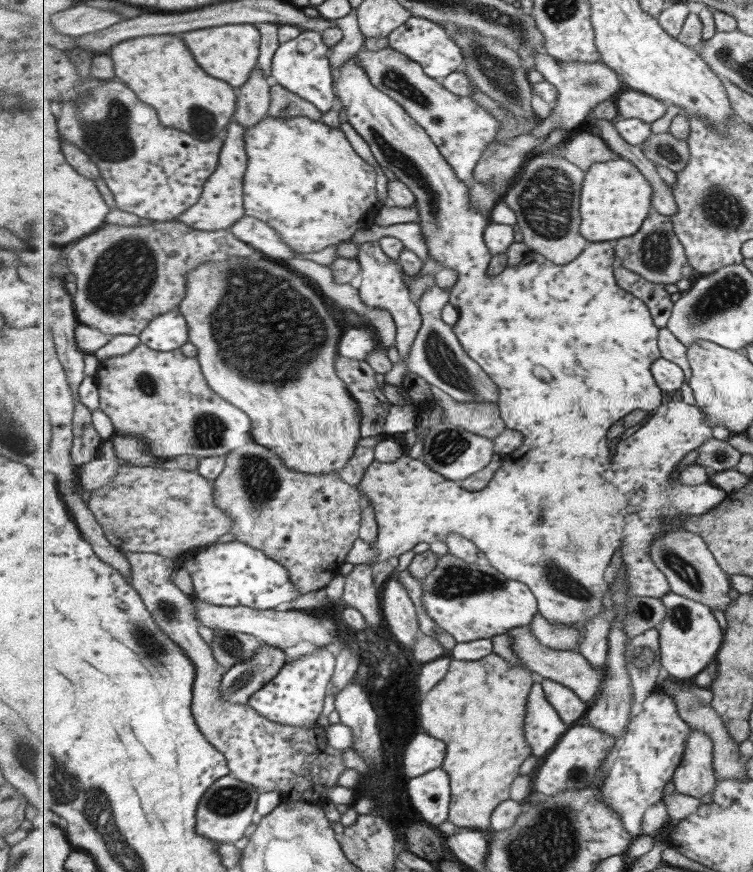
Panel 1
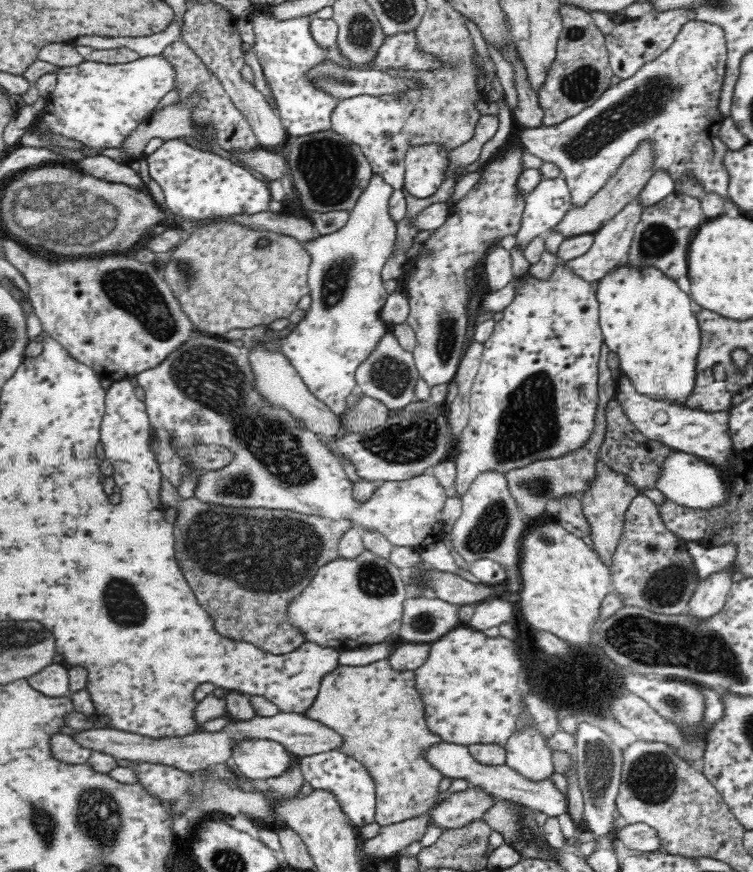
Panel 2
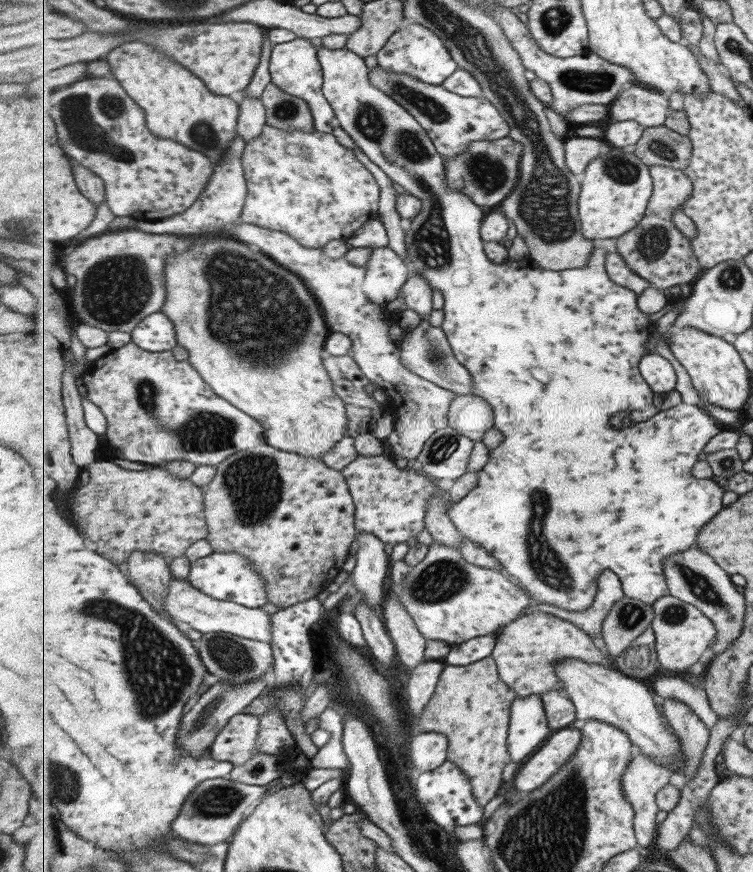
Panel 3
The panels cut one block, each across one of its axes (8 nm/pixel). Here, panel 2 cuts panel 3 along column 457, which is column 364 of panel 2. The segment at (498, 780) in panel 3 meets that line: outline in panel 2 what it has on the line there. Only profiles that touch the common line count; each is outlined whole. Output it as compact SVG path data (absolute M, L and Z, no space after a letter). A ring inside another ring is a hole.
M386 659L376 660L366 666L338 665L332 672L322 676L314 702L302 715L340 733L344 744L339 751L355 758L370 771L375 782L375 822L381 827L410 820L430 811L436 798L443 792L440 790L440 782L445 776L429 766L420 754L432 744L446 742L430 733L424 718L424 705L414 687L412 671L396 672Z

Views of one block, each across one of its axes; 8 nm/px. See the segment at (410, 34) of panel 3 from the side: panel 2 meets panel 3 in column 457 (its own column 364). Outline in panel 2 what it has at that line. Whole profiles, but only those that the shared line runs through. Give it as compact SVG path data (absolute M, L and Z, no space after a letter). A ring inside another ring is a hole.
M264 6L262 10L246 13L252 20L254 30L254 54L262 66L263 78L267 88L270 86L276 104L278 104L277 116L286 129L289 138L316 134L322 131L332 131L331 114L340 98L332 96L327 90L316 87L310 79L310 72L316 70L322 63L334 63L345 70L378 70L390 73L409 72L409 74L424 74L424 72L438 72L444 67L457 67L455 62L447 62L432 53L426 53L420 49L416 29L399 32L399 34L386 36L384 43L378 48L376 57L366 64L356 64L344 56L340 47L320 47L312 37L312 20L314 15L301 15L290 19L278 19L272 15L271 6Z

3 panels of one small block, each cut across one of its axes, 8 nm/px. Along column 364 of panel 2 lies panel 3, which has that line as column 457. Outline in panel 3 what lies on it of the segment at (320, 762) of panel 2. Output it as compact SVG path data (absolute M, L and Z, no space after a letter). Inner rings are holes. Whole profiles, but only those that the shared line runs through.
M448 760L430 772L413 776L413 790L418 801L425 807L426 814L441 828L451 829L454 826L477 824L485 816L485 806L481 806L474 797L472 784L454 762Z

